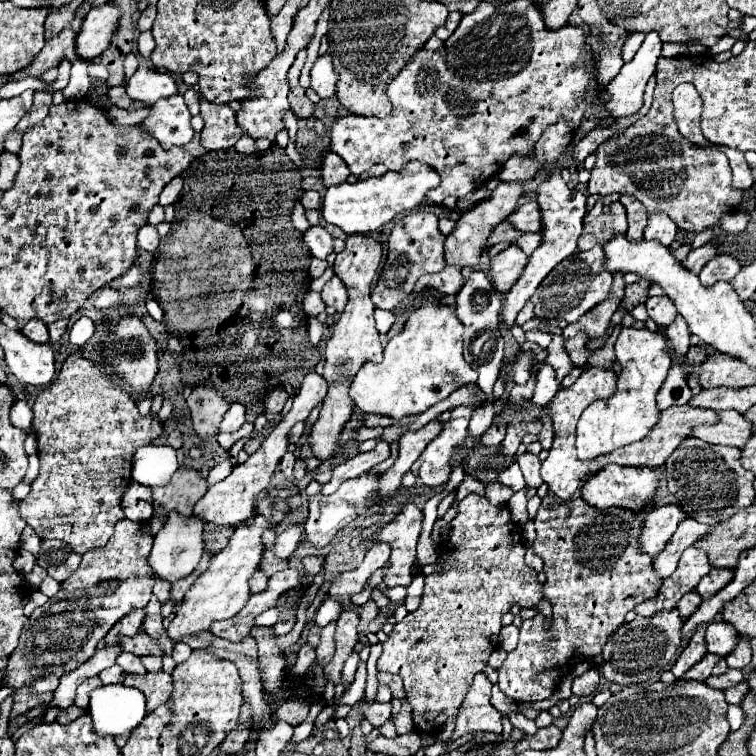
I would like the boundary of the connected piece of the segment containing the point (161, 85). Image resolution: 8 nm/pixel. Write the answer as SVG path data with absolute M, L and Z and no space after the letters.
M140 65L136 73L126 81L126 91L130 99L142 101L144 105L152 107L158 99L166 99L178 93L178 85L168 73L158 73Z

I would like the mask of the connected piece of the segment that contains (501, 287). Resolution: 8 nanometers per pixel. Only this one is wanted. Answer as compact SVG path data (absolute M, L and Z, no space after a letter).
M510 245L508 249L490 257L490 279L496 291L508 291L512 283L520 277L520 271L524 269L526 261L528 255L524 255L516 245Z

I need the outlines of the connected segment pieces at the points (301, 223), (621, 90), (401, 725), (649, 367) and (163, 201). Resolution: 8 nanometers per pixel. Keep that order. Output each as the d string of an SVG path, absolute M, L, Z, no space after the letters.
M298 203L296 207L294 207L294 211L292 211L292 223L294 223L294 227L298 227L300 231L306 231L308 227L310 227L310 223L306 221L306 215L304 215L304 207Z
M650 31L646 33L646 39L642 43L642 47L638 49L636 57L628 63L624 63L624 67L620 69L620 73L604 87L604 93L602 93L602 113L598 117L598 125L612 125L612 121L618 121L618 119L624 119L624 117L630 117L634 115L640 107L642 107L642 93L644 93L644 87L650 79L650 75L656 71L656 61L662 53L662 39L660 39L660 33L656 31Z
M400 711L394 720L394 725L398 735L403 735L414 730L412 713Z
M624 327L620 331L616 341L616 363L622 367L622 373L616 377L616 393L612 393L608 399L594 401L580 415L576 427L576 447L580 459L594 459L618 447L644 439L644 435L648 435L648 429L656 425L660 413L656 407L656 393L672 364L667 350L665 336L661 332L634 327Z
M174 177L174 179L162 189L162 193L160 193L160 205L166 207L166 205L174 203L180 191L182 191L182 179L180 179L180 177Z

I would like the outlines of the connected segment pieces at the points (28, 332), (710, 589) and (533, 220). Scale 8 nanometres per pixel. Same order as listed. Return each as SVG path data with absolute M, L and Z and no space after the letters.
M32 319L24 329L22 333L34 341L34 343L48 343L48 327L40 321L40 319Z
M712 567L710 573L698 583L696 589L702 595L702 599L706 599L708 595L714 595L716 591L720 591L720 587L724 587L724 583L728 583L728 579L732 579L732 569Z
M528 201L520 205L518 211L510 213L506 221L518 231L540 231L540 209L536 207L536 201Z

